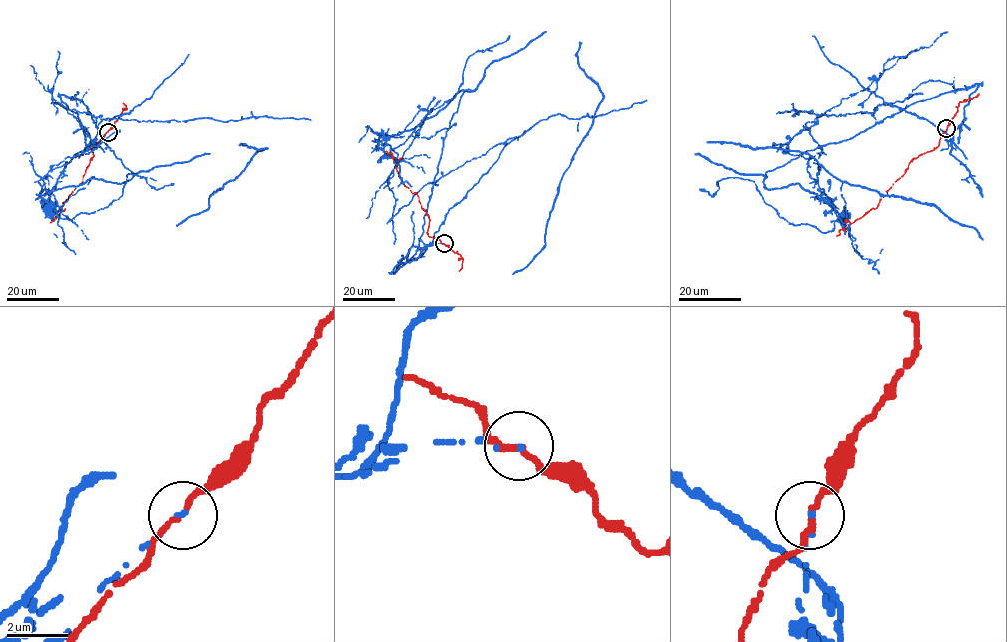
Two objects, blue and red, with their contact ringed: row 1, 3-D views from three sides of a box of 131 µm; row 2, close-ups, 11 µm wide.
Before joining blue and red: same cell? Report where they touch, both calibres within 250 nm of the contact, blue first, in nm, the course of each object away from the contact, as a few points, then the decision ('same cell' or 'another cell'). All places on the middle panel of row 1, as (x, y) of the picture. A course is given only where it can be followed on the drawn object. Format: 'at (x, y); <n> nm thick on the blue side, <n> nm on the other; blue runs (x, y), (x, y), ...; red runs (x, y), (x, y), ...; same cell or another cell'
at (444, 243); 160 nm thick on the blue side, 190 nm on the other; blue runs (443, 243), (397, 270), (418, 247), (467, 89), (414, 128), (379, 135), (428, 112), (385, 181), (394, 244); red runs (443, 243), (428, 236), (429, 216), (422, 209), (417, 194), (412, 193), (404, 184), (392, 154), (386, 151); another cell

